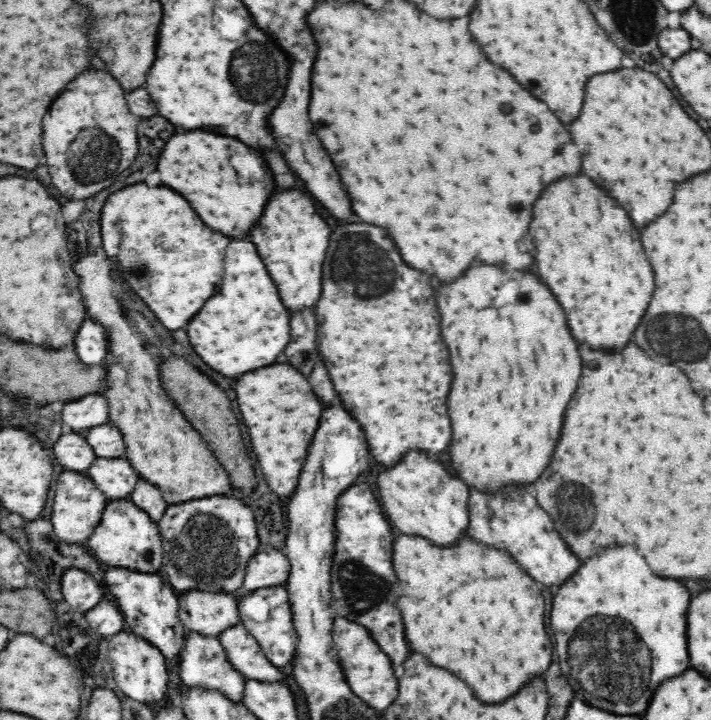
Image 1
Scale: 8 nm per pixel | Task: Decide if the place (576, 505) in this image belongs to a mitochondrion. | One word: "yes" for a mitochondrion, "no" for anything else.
yes

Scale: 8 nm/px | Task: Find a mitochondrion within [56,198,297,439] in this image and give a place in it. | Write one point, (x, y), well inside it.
(117, 297)

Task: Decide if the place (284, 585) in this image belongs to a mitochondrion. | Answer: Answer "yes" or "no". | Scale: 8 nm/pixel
no

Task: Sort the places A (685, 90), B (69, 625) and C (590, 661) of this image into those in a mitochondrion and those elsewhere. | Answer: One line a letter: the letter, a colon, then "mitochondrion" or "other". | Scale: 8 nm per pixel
A: other
B: other
C: mitochondrion

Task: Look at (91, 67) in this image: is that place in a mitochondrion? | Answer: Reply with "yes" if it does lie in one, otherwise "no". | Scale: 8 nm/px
no

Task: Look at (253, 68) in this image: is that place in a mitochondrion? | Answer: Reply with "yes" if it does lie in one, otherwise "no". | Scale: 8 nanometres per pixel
yes

